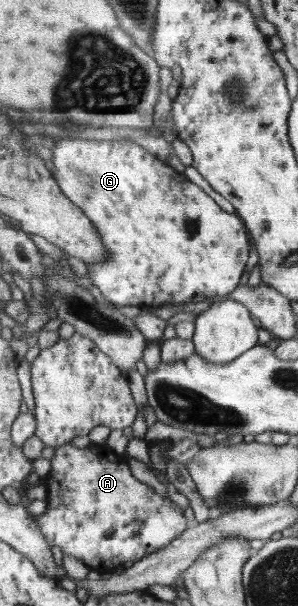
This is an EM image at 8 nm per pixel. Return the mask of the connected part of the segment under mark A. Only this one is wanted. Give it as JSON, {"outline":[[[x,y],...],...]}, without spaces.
{"outline":[[[71,443],[57,447],[52,457],[52,470],[44,479],[48,483],[48,502],[45,511],[36,517],[50,547],[58,547],[62,553],[81,560],[91,570],[100,567],[128,566],[166,549],[186,530],[186,516],[181,506],[154,492],[152,486],[140,482],[122,456],[114,454],[104,445],[90,444],[77,448]]]}

